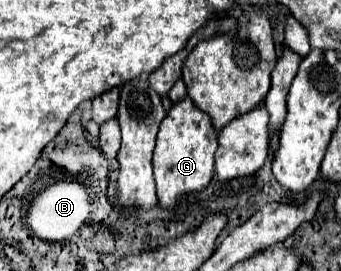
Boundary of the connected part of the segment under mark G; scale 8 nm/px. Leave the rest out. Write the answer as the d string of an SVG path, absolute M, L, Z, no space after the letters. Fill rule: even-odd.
M185 98L173 104L161 122L157 134L157 146L153 152L153 176L157 186L157 200L163 210L177 210L181 198L187 192L201 192L213 178L213 158L217 152L217 132L211 126L211 118L197 110L197 106Z

